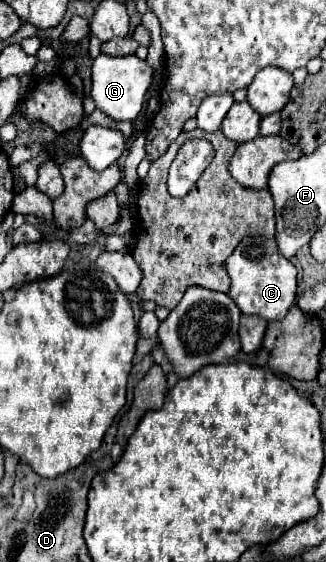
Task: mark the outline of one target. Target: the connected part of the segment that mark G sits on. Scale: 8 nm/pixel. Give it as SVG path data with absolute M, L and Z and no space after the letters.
M99 54L93 60L93 70L91 70L91 98L95 106L115 122L135 120L143 108L145 94L151 86L151 76L153 72L147 66L147 62L139 60L135 54L131 56Z

